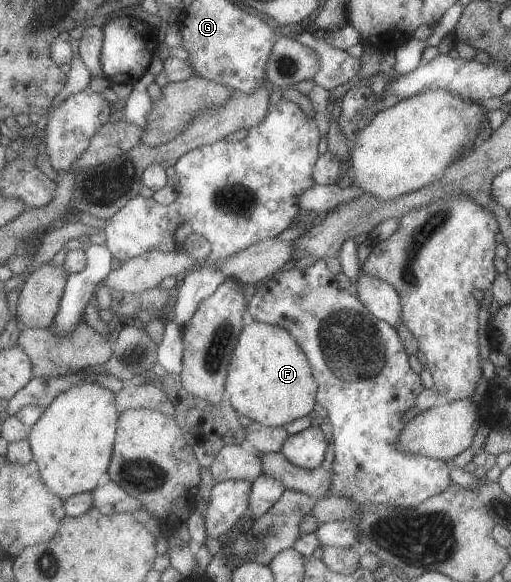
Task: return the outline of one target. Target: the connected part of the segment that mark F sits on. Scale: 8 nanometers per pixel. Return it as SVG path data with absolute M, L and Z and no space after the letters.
M255 320L240 329L224 389L238 415L264 426L284 427L308 415L315 404L316 383L300 347L283 328Z

